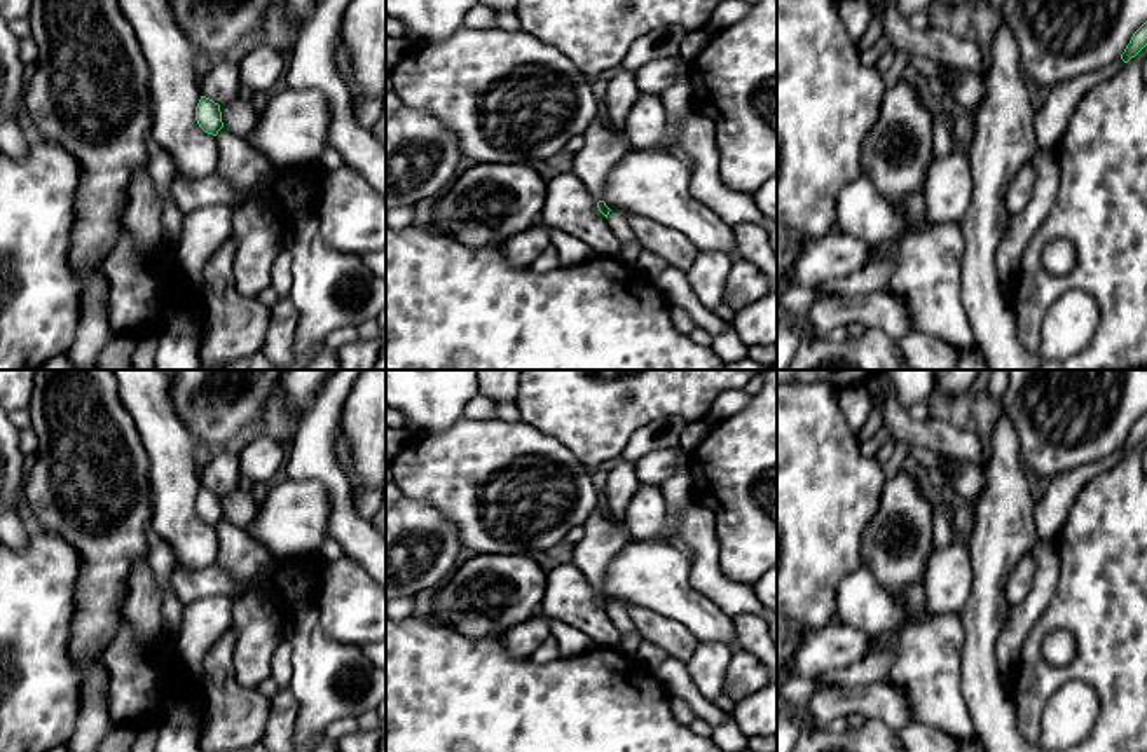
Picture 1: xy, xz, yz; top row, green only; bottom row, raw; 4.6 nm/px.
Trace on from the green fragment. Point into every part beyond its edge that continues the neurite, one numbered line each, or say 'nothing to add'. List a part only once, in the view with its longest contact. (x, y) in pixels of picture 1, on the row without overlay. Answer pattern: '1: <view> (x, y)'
1: xz (604, 538)

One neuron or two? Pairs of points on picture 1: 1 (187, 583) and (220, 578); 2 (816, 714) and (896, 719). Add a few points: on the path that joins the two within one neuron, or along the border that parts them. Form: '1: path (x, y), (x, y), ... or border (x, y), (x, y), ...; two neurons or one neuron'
1: path (196, 583), (212, 581); one neuron
2: path (835, 704), (877, 704); one neuron

